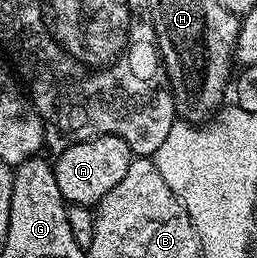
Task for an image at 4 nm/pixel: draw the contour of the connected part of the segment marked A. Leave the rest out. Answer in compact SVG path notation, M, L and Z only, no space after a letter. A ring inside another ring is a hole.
M101 135L95 139L86 139L83 143L71 143L57 152L52 166L56 185L63 200L70 205L96 205L106 196L112 185L117 185L120 177L128 173L132 156L128 145L115 135Z

